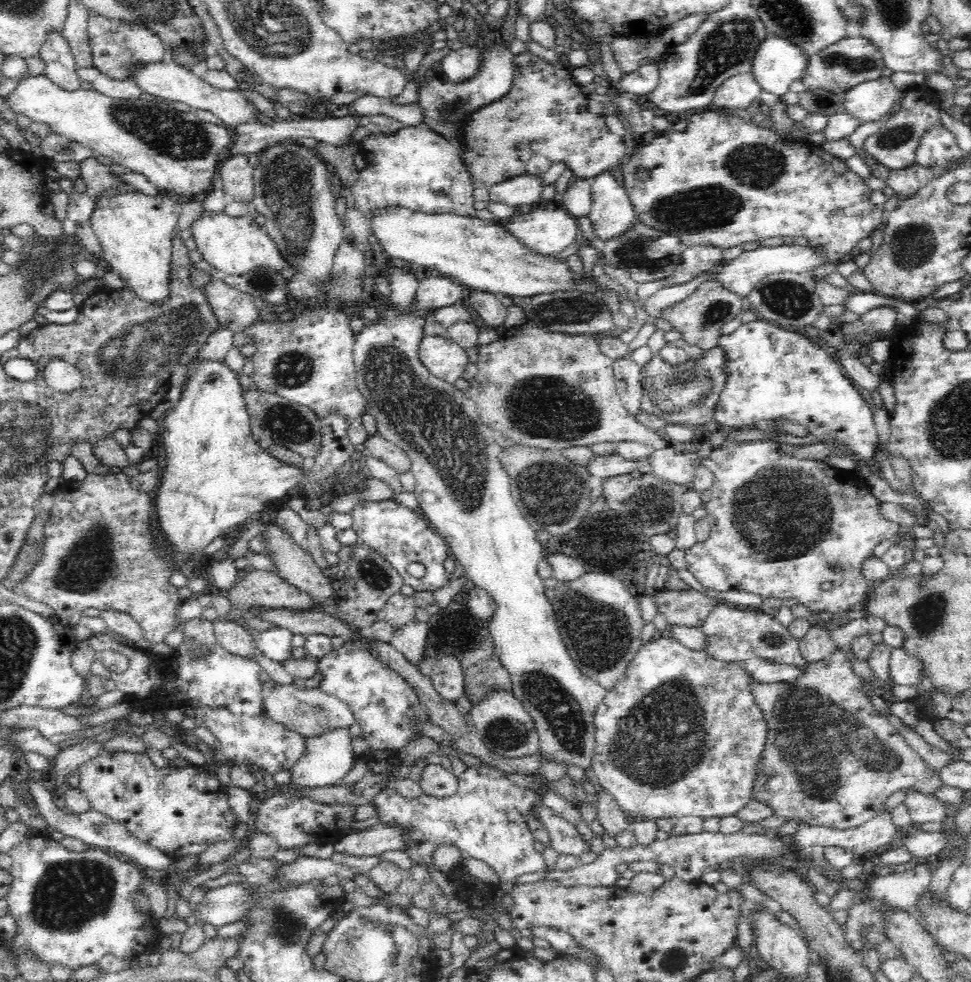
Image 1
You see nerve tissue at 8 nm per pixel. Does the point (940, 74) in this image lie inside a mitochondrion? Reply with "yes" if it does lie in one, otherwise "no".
no

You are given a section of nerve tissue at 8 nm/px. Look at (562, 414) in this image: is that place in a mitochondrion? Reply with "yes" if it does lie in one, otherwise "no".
yes

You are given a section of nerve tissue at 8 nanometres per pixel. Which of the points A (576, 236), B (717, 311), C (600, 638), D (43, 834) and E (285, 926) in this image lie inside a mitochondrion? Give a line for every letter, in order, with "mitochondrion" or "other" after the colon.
A: other
B: mitochondrion
C: mitochondrion
D: other
E: mitochondrion

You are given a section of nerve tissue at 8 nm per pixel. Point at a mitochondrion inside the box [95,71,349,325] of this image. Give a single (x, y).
(165, 131)

